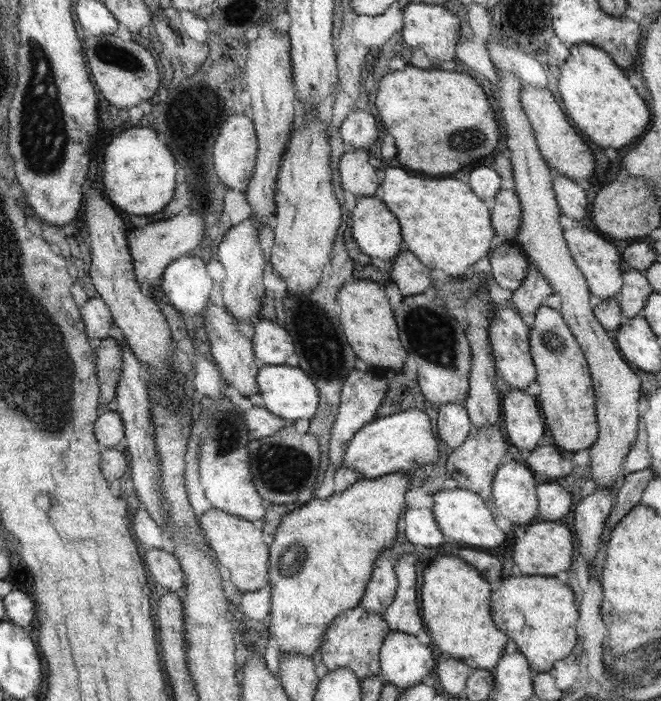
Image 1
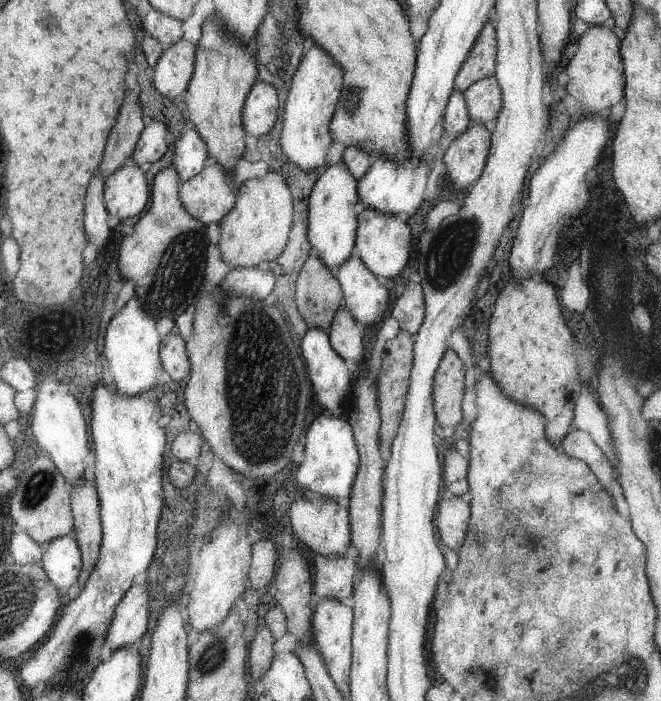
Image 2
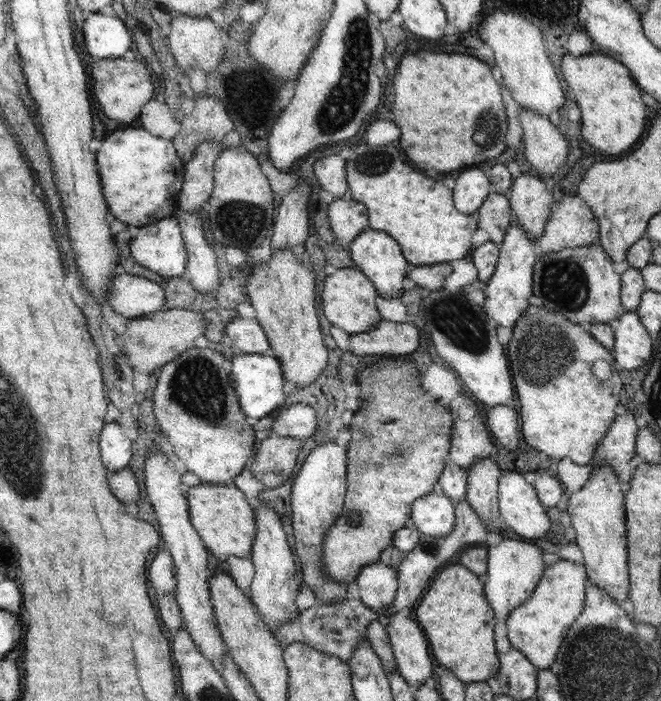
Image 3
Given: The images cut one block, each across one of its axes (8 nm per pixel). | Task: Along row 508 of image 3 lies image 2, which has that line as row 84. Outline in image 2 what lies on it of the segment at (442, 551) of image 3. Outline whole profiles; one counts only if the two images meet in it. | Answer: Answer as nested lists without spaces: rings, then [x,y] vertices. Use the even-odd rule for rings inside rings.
[[[485,24],[469,58],[456,78],[456,90],[466,91],[479,80],[495,74],[497,68],[497,31],[492,24]]]

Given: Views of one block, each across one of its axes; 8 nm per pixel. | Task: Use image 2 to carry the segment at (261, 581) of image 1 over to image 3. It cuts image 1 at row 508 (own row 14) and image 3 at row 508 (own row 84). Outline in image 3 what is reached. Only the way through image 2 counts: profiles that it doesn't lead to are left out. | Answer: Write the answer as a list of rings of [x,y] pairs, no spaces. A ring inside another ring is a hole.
[[[200,483],[186,488],[185,495],[189,503],[190,520],[216,559],[226,562],[230,556],[251,556],[250,548],[253,548],[257,534],[256,512],[252,510],[248,497],[241,489],[234,484]]]

